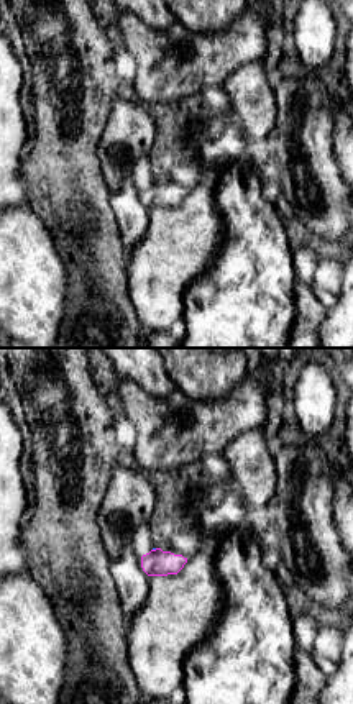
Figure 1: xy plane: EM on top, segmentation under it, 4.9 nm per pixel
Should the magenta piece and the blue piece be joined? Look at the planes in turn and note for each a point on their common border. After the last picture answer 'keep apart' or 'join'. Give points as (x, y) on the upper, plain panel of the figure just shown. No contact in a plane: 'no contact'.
(156, 181)

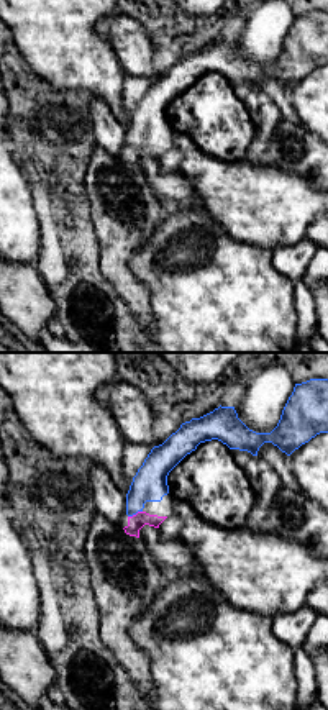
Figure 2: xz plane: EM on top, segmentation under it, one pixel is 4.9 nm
(136, 146)

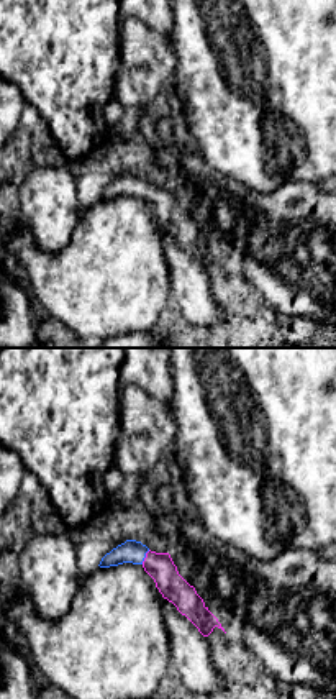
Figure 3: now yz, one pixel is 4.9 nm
(146, 189)

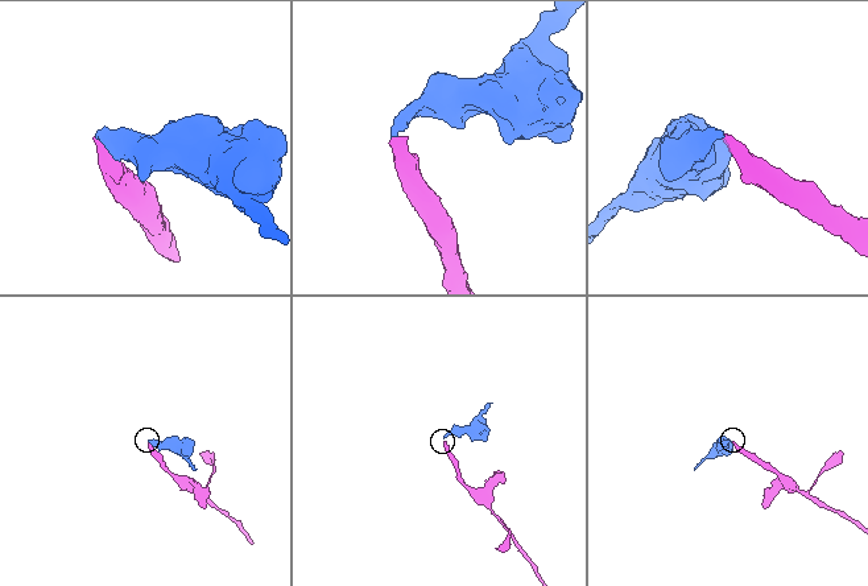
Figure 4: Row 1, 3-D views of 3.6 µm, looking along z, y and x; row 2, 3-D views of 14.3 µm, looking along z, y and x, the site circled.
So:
join

